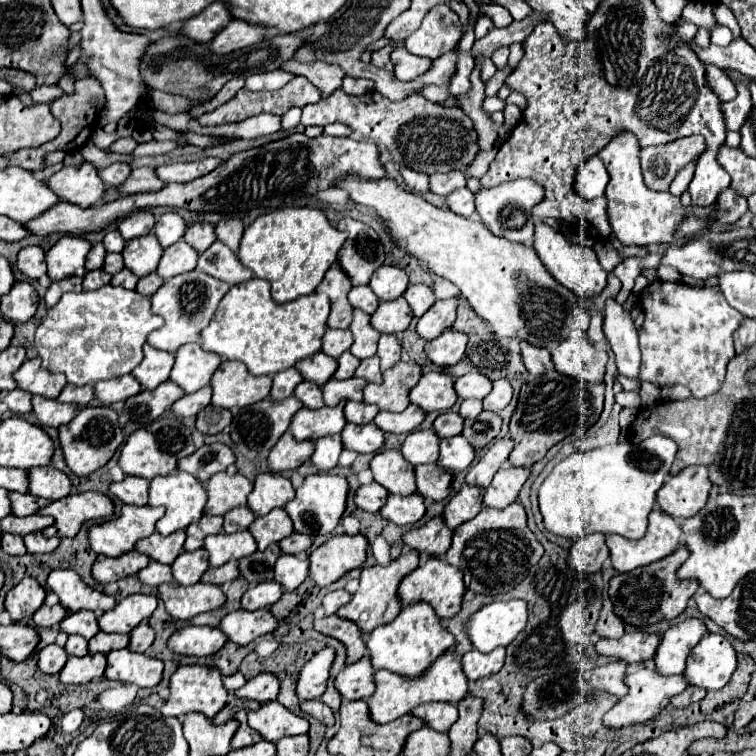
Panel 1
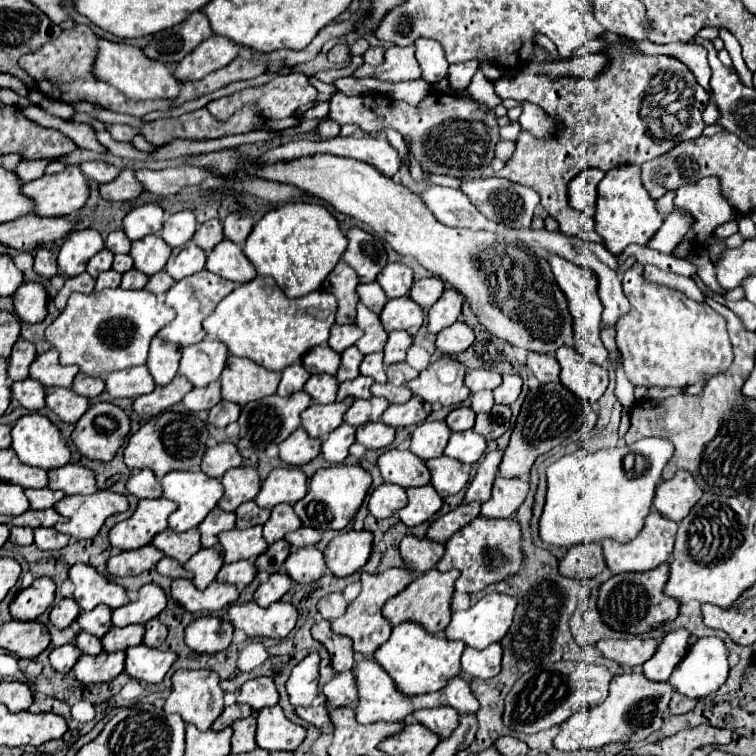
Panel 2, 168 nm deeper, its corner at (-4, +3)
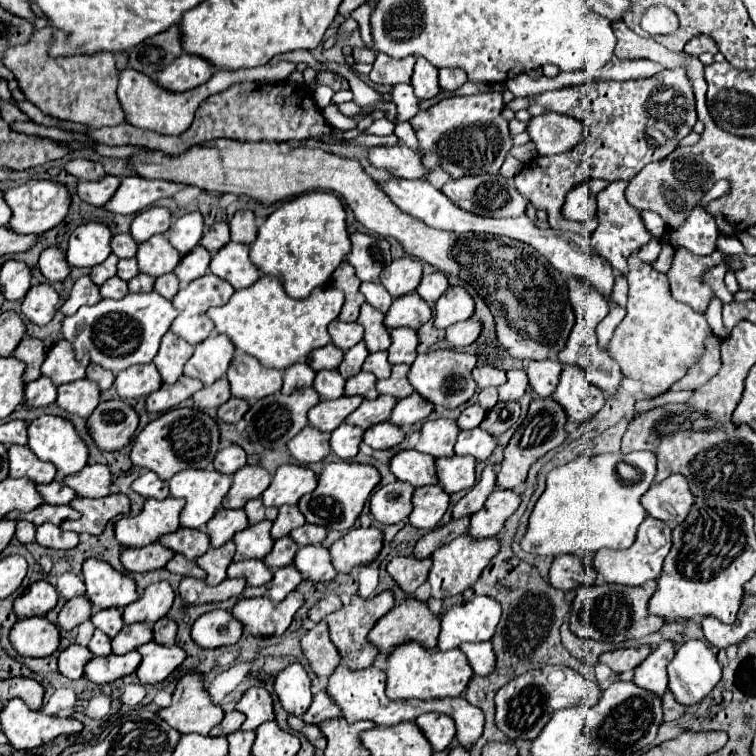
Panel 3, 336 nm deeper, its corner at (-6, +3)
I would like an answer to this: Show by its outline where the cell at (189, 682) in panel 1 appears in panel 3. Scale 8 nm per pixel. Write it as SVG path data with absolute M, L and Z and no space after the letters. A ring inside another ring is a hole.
M188 672L178 680L172 704L158 714L180 734L208 734L224 718L224 710L212 702L204 688L204 674L198 672Z

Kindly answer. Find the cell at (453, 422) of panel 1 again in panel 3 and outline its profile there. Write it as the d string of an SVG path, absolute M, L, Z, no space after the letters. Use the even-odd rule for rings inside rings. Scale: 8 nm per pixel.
M474 404L474 406L468 406L468 408L462 410L462 414L458 416L456 424L458 424L460 430L470 430L470 428L480 426L480 422L484 420L484 416L486 416L486 410L482 406Z

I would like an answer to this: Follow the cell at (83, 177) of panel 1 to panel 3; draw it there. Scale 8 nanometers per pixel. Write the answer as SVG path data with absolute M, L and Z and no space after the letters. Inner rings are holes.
M30 180L22 186L8 188L4 192L4 196L12 208L12 220L8 226L20 234L44 234L46 230L60 224L70 210L68 188L64 184L58 186L58 182L54 182L54 180Z

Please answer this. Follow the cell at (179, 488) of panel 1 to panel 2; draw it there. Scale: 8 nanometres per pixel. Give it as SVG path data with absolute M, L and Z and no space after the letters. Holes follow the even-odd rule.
M168 472L160 482L164 488L162 496L178 504L178 510L172 512L168 518L168 526L176 532L186 532L190 528L196 528L224 494L222 482L216 478L208 478L204 472Z

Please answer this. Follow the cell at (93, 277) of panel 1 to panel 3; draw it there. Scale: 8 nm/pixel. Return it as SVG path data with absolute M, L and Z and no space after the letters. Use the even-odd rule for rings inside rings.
M112 276L110 280L106 280L100 286L100 294L102 294L102 298L116 298L118 300L118 298L122 298L122 296L128 294L128 286L126 286L126 282L122 278Z

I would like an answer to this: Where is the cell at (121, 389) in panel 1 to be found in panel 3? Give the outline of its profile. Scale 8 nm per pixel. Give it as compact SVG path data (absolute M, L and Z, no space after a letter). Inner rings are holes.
M134 364L116 374L114 388L122 400L132 400L140 396L148 396L162 386L160 374L156 366L150 364Z

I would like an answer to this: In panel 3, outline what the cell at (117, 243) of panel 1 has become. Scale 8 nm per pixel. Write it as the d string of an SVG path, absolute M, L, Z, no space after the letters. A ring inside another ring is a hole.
M116 234L112 238L112 252L118 256L118 258L132 258L138 250L138 244L134 242L134 238L130 234Z

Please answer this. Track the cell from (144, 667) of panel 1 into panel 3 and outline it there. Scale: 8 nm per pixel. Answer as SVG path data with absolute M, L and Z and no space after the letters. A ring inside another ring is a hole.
M148 642L146 646L140 646L138 652L142 654L142 662L136 670L136 676L140 678L142 684L162 682L186 658L186 652L182 648L162 646L156 642Z

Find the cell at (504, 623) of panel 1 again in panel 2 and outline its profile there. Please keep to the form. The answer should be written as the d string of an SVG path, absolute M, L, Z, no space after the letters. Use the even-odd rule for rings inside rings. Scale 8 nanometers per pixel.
M486 594L484 598L480 598L474 606L470 606L464 612L454 612L452 620L448 624L448 628L444 630L448 640L462 640L466 646L470 648L486 648L492 642L500 642L502 636L508 632L510 624L512 624L512 616L516 610L516 600L512 596L506 594Z

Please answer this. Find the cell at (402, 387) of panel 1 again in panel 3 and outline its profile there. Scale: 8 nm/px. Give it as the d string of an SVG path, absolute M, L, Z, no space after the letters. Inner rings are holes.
M408 364L392 366L392 376L386 378L386 380L378 380L376 382L376 390L380 394L390 394L390 396L394 396L398 400L410 396L414 392L414 388L408 382L408 372L410 372Z

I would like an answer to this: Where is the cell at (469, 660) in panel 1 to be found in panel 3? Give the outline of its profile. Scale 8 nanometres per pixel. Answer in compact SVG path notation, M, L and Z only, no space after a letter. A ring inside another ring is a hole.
M482 642L482 644L462 644L460 650L466 654L474 674L478 676L488 676L496 668L496 656L492 650L492 642Z

